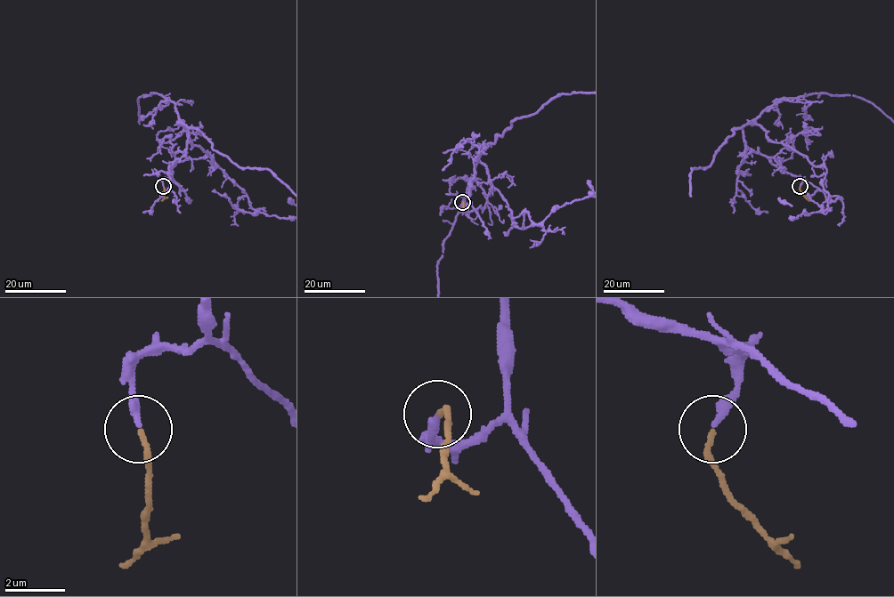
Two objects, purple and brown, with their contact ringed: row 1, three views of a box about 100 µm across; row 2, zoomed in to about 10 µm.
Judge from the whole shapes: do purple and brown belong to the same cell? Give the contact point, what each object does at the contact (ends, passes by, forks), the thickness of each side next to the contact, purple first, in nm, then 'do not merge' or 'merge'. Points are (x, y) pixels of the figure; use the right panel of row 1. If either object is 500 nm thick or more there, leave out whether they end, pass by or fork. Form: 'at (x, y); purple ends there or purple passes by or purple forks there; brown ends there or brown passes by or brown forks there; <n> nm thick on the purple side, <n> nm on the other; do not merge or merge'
at (800, 186); purple ends there; brown ends there; 280 nm thick on the purple side, 180 nm on the other; merge

